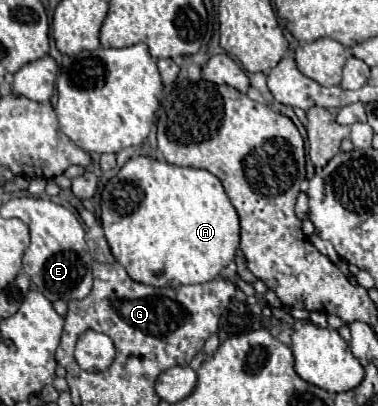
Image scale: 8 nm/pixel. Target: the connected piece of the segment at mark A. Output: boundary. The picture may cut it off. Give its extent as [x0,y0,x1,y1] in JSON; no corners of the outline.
[102,156,240,286]

